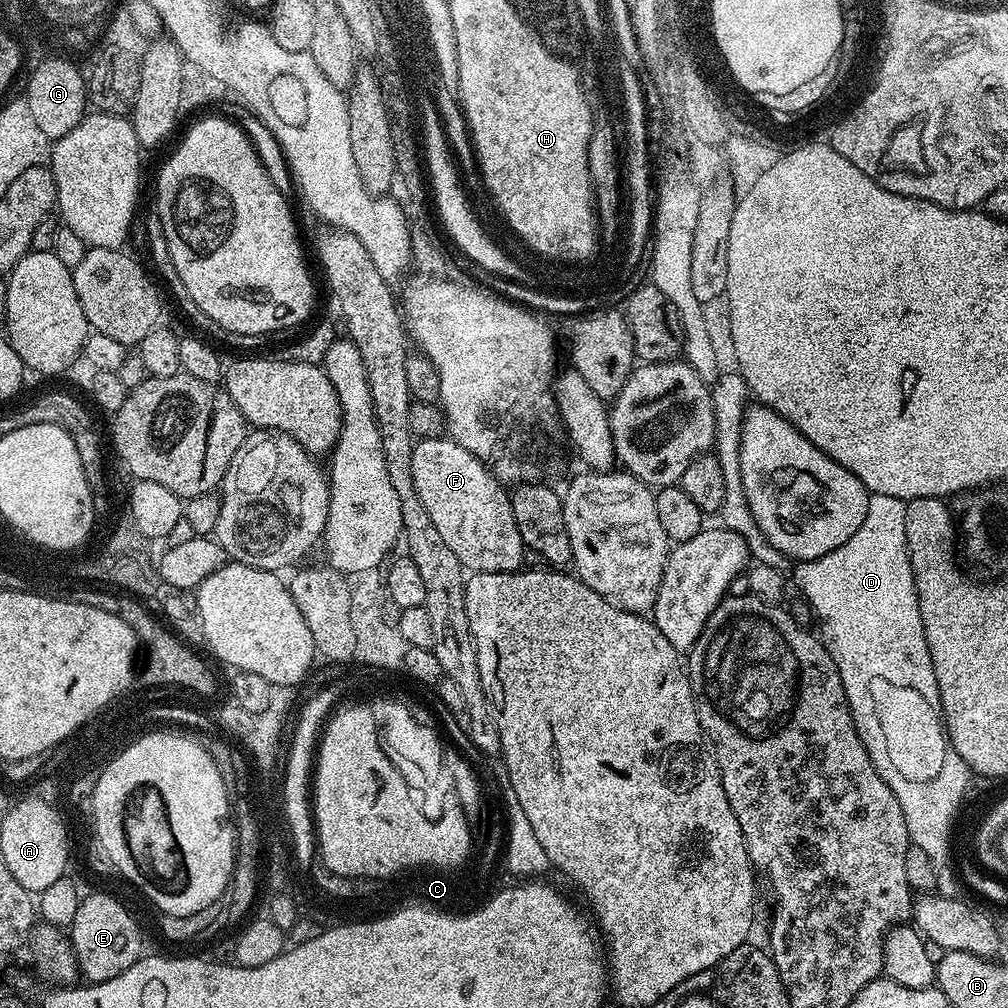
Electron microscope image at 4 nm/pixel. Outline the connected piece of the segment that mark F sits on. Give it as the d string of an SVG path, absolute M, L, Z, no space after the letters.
M451 438L438 440L416 440L413 446L414 490L422 500L422 506L430 514L435 528L442 534L443 541L450 546L469 573L473 572L519 572L526 557L522 534L518 534L518 522L514 522L511 495L470 450L458 446Z

